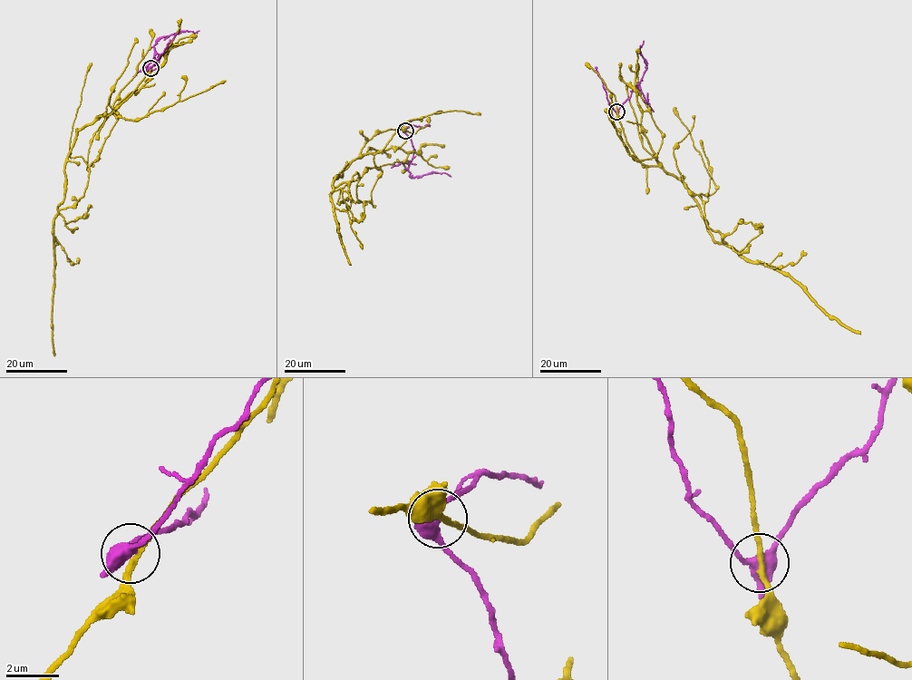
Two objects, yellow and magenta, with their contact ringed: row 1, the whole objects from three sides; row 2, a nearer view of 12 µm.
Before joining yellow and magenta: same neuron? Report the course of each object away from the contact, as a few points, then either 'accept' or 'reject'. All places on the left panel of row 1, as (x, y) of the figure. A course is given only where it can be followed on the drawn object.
yellow via (150, 68), (111, 113), (78, 131), (58, 209), (73, 207), (87, 185), (87, 164), (69, 149), (92, 63) | magenta via (150, 68), (159, 63), (154, 46), (156, 41), (181, 31), (198, 30) | reject

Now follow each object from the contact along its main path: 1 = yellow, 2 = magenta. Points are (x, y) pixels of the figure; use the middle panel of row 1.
1: (405, 131), (373, 136), (334, 176), (337, 187), (358, 173), (340, 190), (337, 204), (349, 199)
2: (405, 131), (413, 147), (408, 170), (410, 176), (433, 172), (451, 176)

